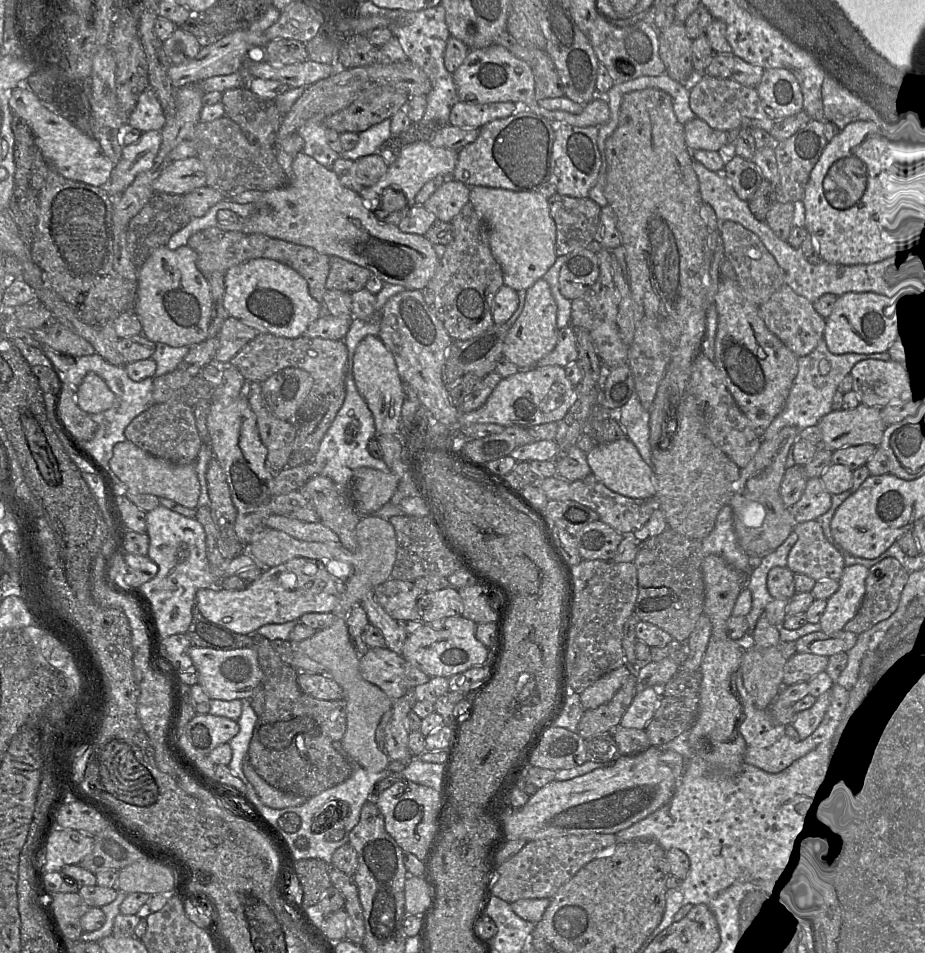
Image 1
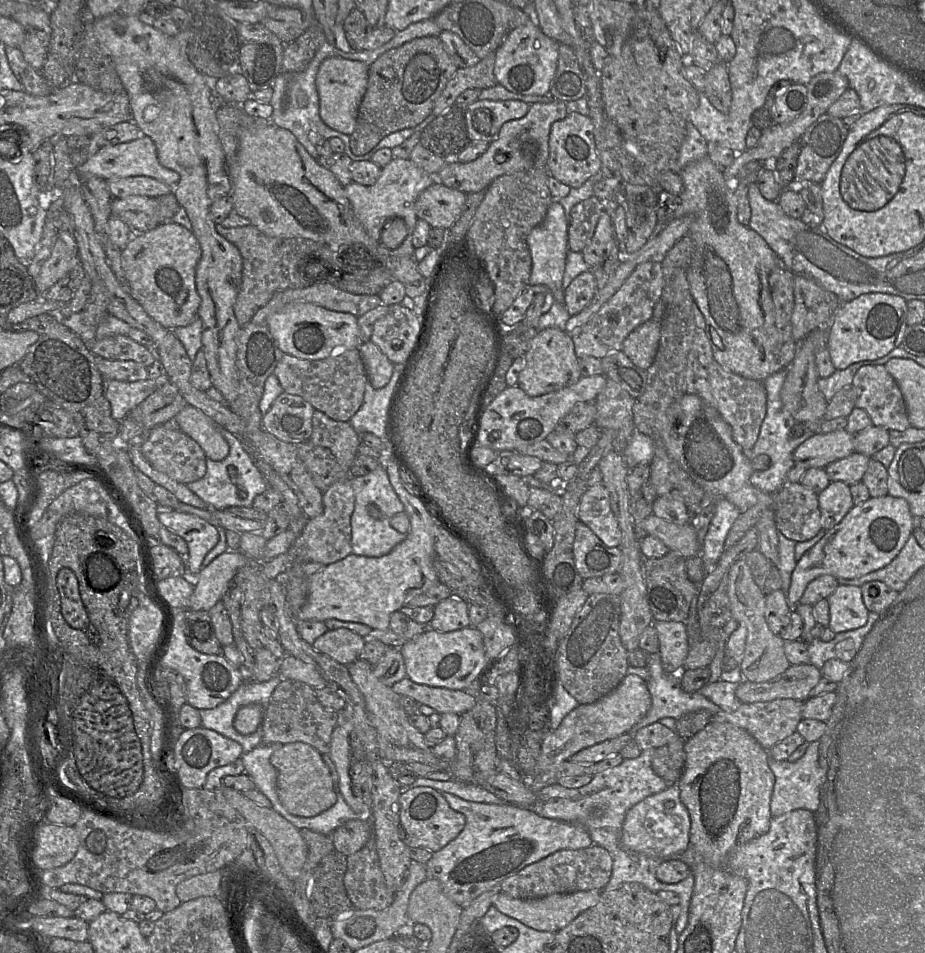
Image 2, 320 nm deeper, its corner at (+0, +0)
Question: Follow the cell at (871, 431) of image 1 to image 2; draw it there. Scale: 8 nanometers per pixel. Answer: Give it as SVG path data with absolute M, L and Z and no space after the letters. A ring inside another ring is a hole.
M846 429L830 433L816 432L802 442L793 453L793 460L802 462L807 468L826 468L830 463L849 456L854 451L854 435Z

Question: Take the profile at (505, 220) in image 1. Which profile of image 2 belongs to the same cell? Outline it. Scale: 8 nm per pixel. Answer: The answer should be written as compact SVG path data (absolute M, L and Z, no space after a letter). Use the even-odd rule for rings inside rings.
M553 200L550 204L545 219L536 226L527 237L531 253L532 268L529 278L530 285L545 285L550 290L562 288L568 248L567 219L563 206Z

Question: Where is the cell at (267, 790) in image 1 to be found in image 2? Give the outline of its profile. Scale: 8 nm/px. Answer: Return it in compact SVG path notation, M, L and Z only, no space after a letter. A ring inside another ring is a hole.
M290 742L281 745L270 757L270 763L277 770L277 794L285 809L301 817L314 817L337 801L330 770L322 754L309 744Z

